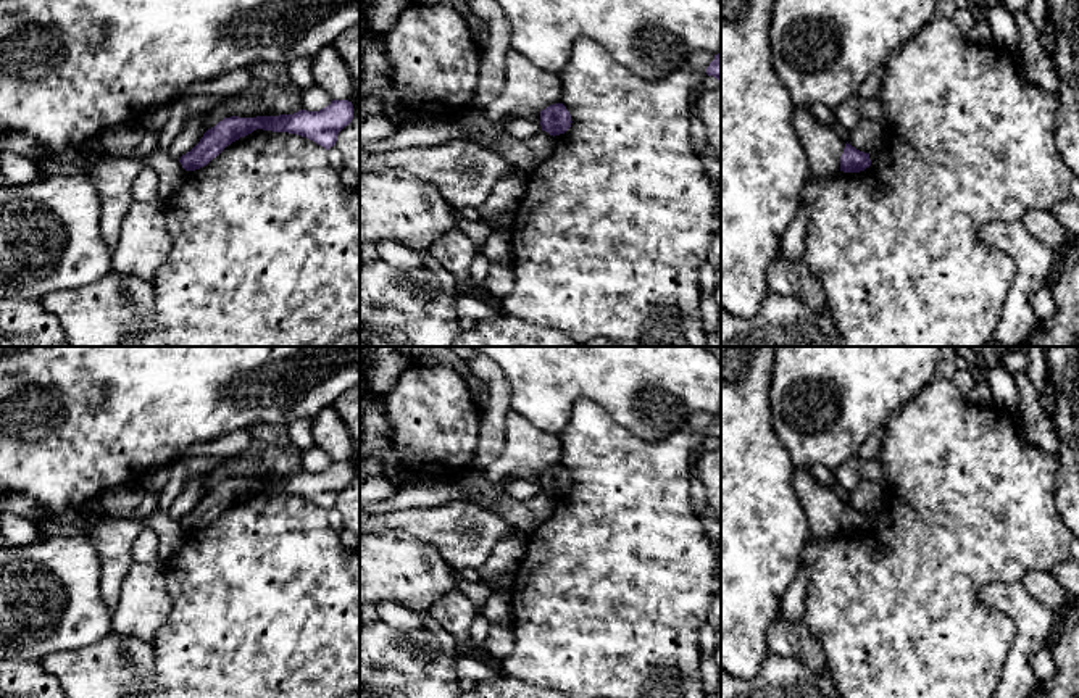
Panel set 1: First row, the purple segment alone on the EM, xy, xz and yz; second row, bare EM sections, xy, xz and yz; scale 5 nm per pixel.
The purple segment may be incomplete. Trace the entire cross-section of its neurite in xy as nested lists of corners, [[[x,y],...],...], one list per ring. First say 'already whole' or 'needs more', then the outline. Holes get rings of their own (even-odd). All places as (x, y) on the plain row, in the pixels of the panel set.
already whole | [[[332,461],[319,472],[300,471],[294,476],[239,479],[231,477],[208,490],[200,503],[179,524],[185,532],[206,527],[227,506],[256,490],[289,493],[306,498],[329,511],[335,506],[339,493],[353,480],[353,466],[348,461]]]

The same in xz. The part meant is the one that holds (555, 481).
already whole | [[[555,464],[540,472],[542,492],[550,496],[564,495],[571,488],[571,476],[563,464]]]

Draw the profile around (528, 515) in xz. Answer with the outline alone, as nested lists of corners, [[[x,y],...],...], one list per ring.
[[[468,469],[452,479],[471,501],[492,509],[502,516],[511,527],[521,532],[532,532],[553,509],[553,496],[540,492],[531,500],[521,501],[506,492],[503,482],[492,482],[477,469]]]

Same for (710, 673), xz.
[[[702,656],[700,674],[702,674],[700,683],[702,683],[703,693],[710,695],[716,692],[719,669],[716,667],[713,656]]]

